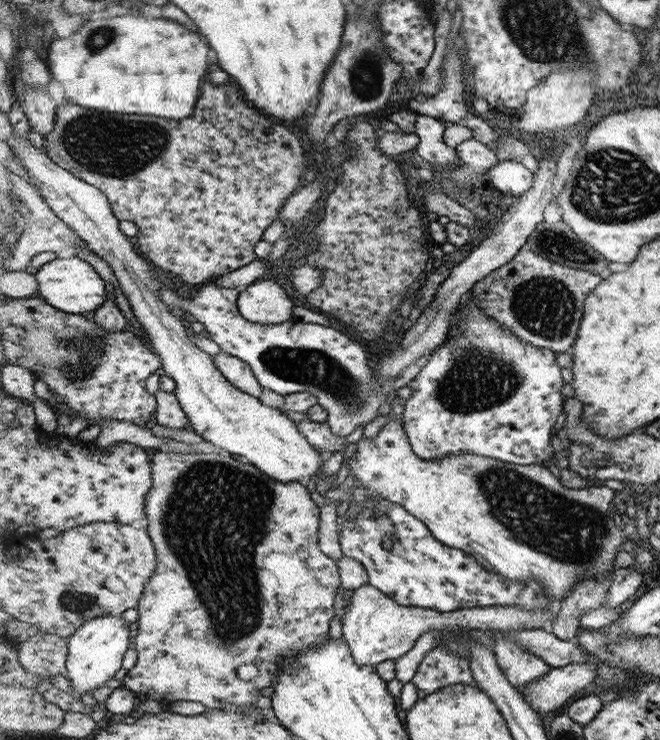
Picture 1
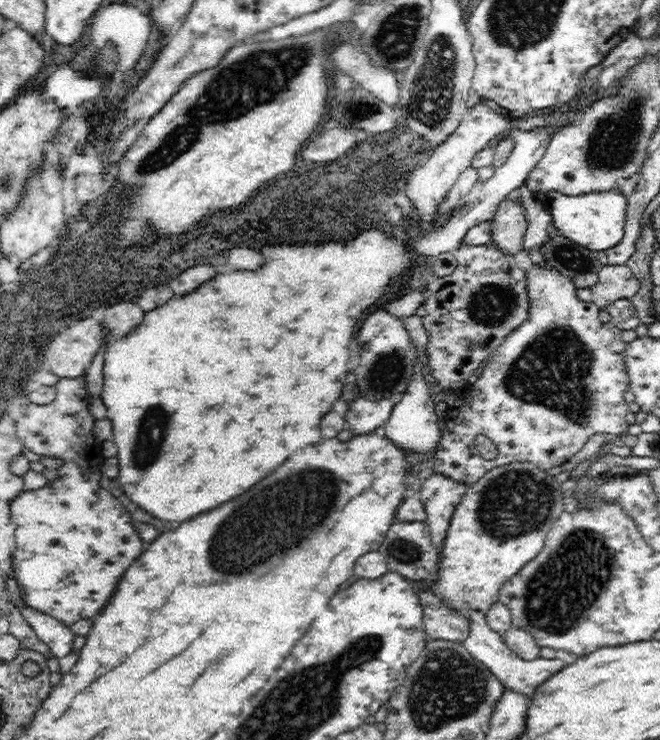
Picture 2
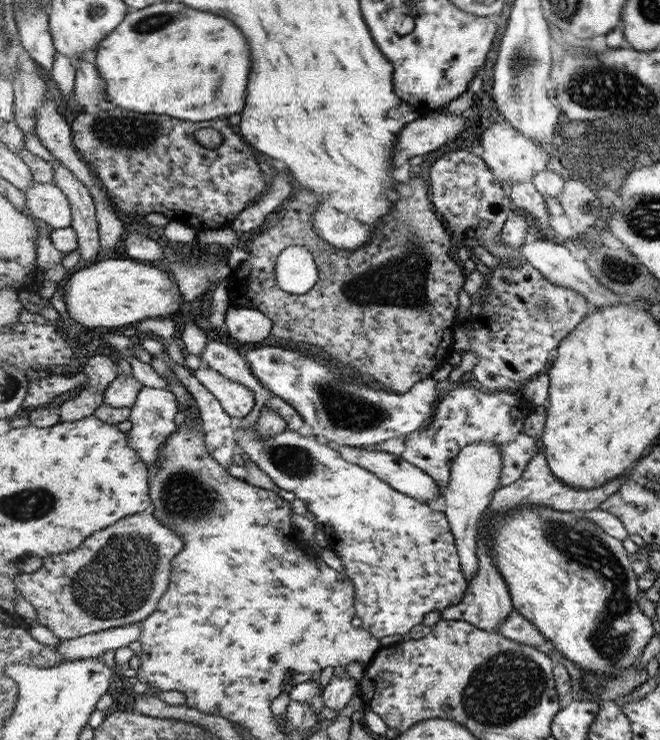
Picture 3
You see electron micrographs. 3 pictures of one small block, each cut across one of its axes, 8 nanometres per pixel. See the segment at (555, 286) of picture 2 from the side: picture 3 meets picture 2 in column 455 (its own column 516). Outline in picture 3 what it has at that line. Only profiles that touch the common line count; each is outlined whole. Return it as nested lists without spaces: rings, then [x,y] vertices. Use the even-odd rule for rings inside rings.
[[[452,386],[447,389],[434,410],[432,419],[422,429],[415,430],[404,437],[402,459],[408,460],[426,471],[442,488],[448,486],[452,476],[453,464],[457,455],[466,445],[474,441],[498,443],[502,454],[500,486],[516,482],[528,468],[528,460],[533,461],[538,454],[536,440],[520,432],[524,416],[531,410],[520,410],[522,404],[516,396],[508,392],[485,392],[476,386]]]

